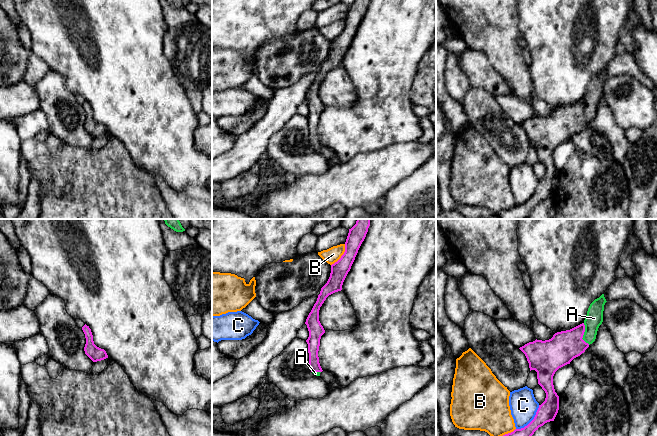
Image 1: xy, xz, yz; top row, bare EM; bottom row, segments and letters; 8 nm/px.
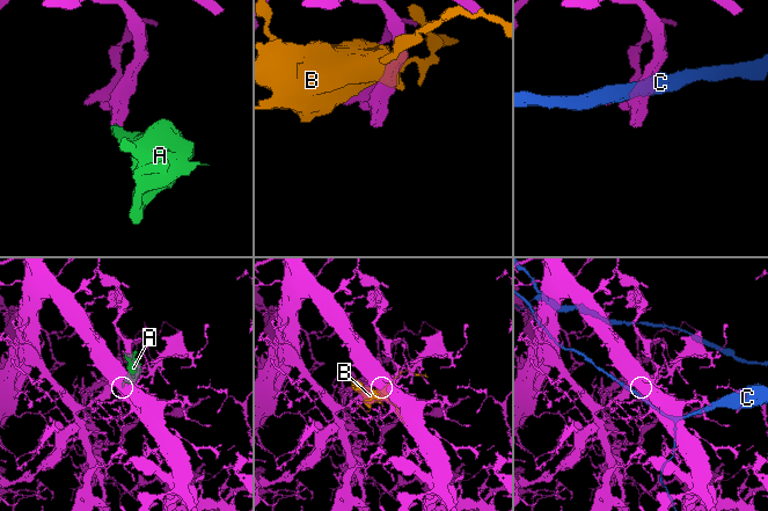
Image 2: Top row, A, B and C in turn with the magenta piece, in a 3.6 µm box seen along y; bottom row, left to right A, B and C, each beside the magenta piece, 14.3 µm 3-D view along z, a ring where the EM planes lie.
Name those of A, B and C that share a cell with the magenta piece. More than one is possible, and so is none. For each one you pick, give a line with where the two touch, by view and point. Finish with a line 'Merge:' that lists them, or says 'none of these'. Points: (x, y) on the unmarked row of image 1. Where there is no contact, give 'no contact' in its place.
A: contact yz (583, 110)
Merge: A

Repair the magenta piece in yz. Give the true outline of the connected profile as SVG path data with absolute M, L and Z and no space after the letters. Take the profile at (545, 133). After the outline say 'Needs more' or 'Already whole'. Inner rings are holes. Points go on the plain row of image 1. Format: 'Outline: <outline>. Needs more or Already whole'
Outline: M602 70L590 80L582 100L557 108L549 116L536 115L519 124L527 134L530 147L537 148L538 160L545 167L546 174L527 202L497 214L500 219L527 219L539 203L554 197L559 186L559 172L554 165L553 152L559 144L570 140L595 117L598 104L603 98L606 78Z. Needs more

